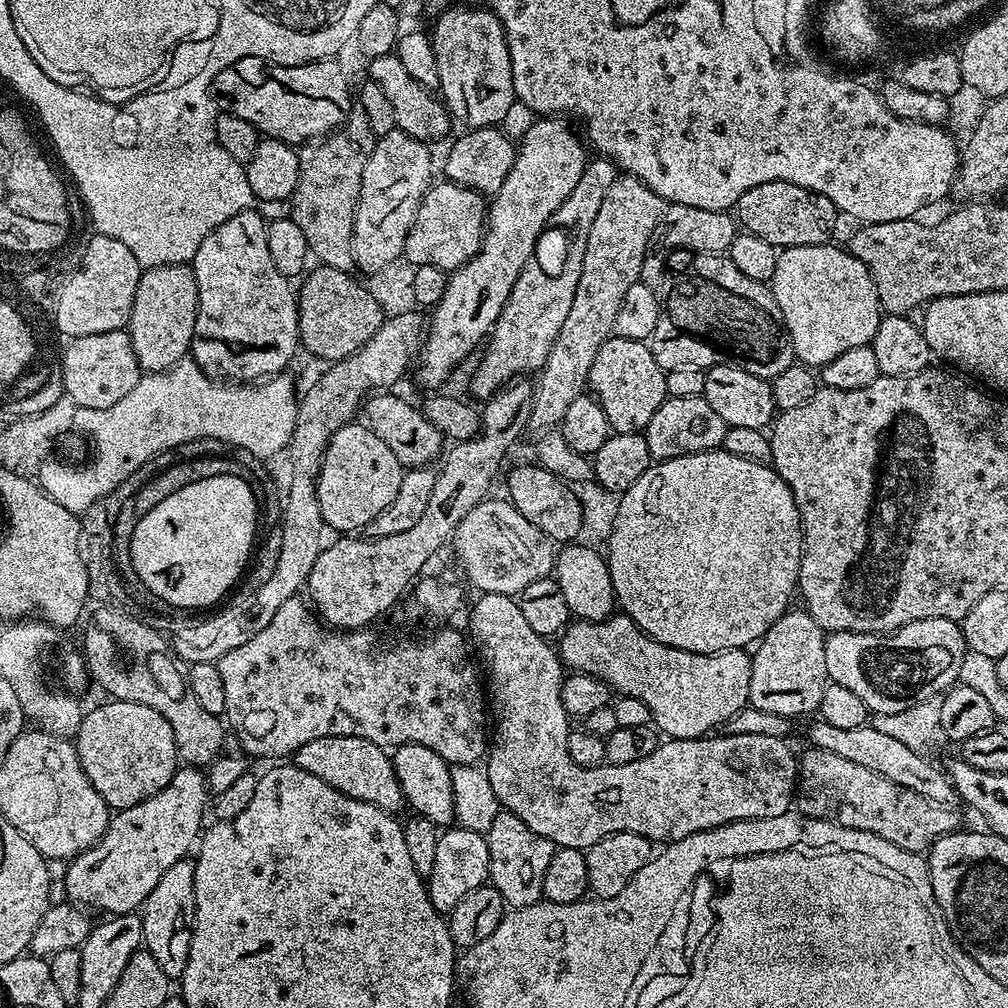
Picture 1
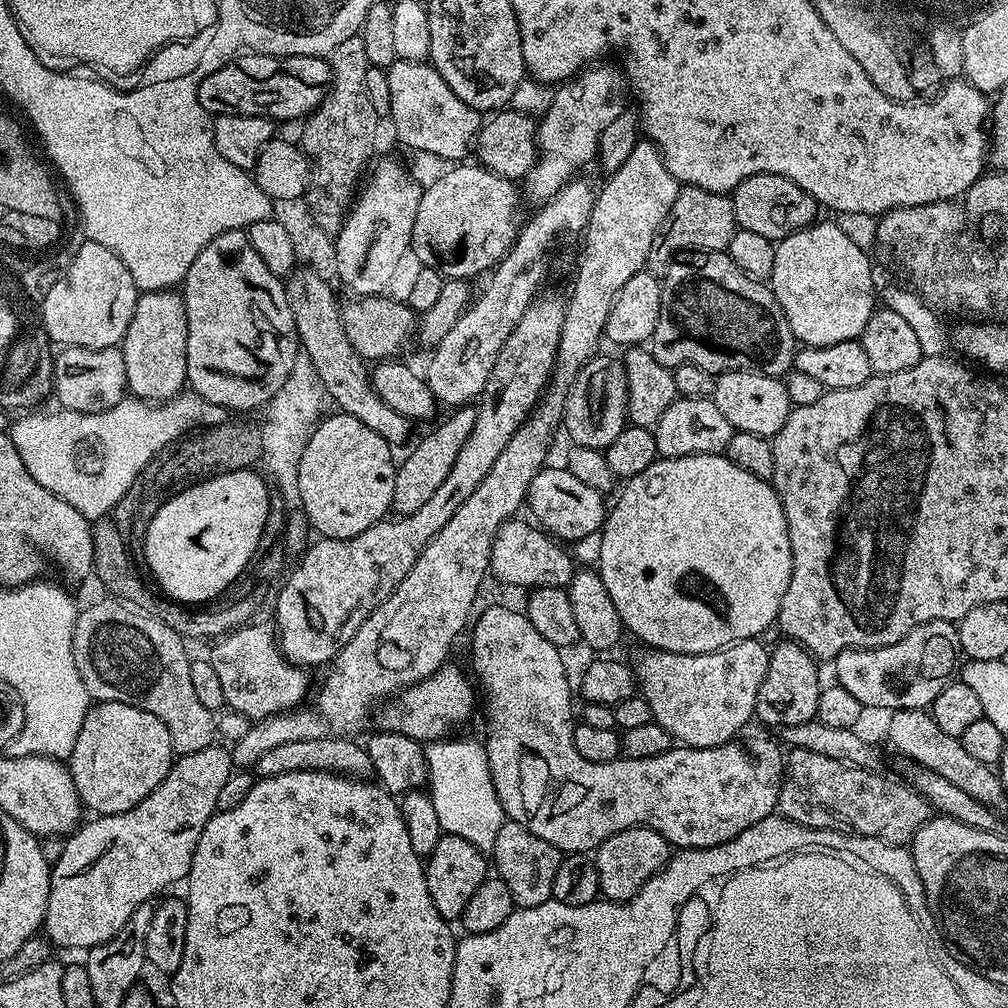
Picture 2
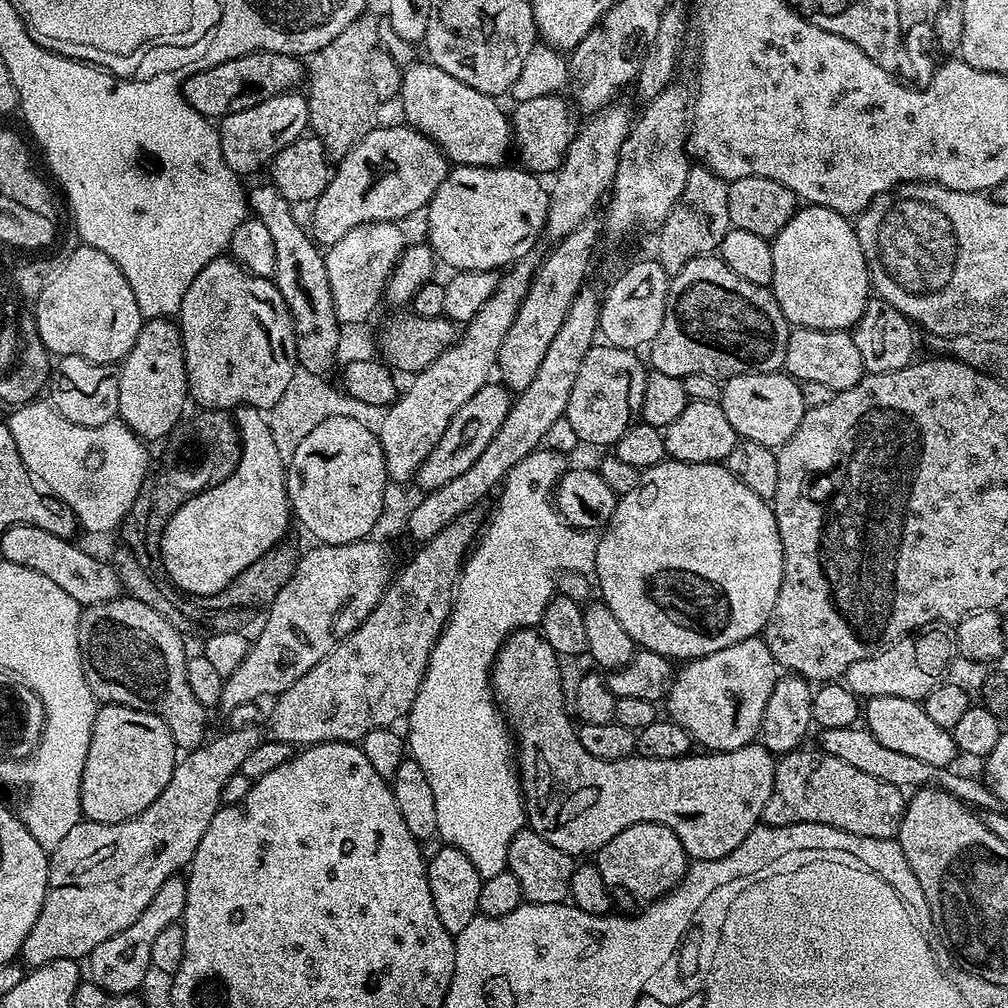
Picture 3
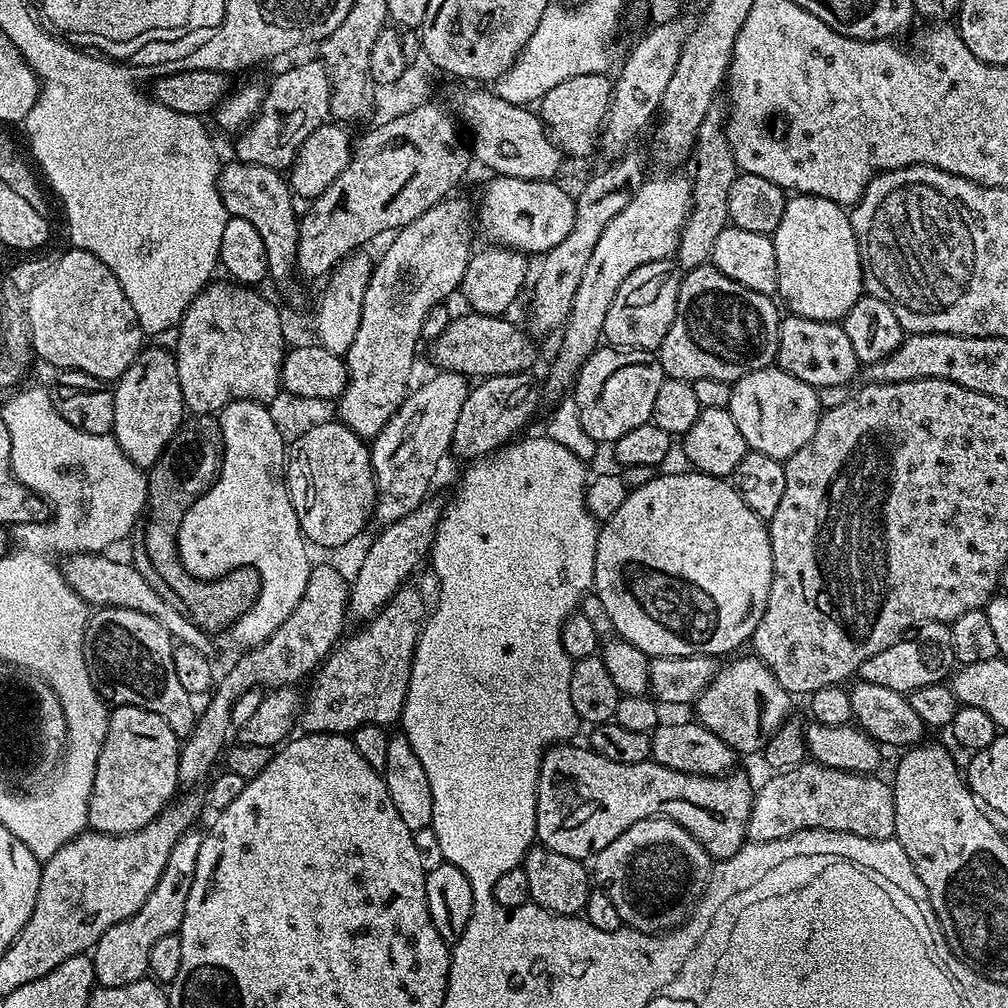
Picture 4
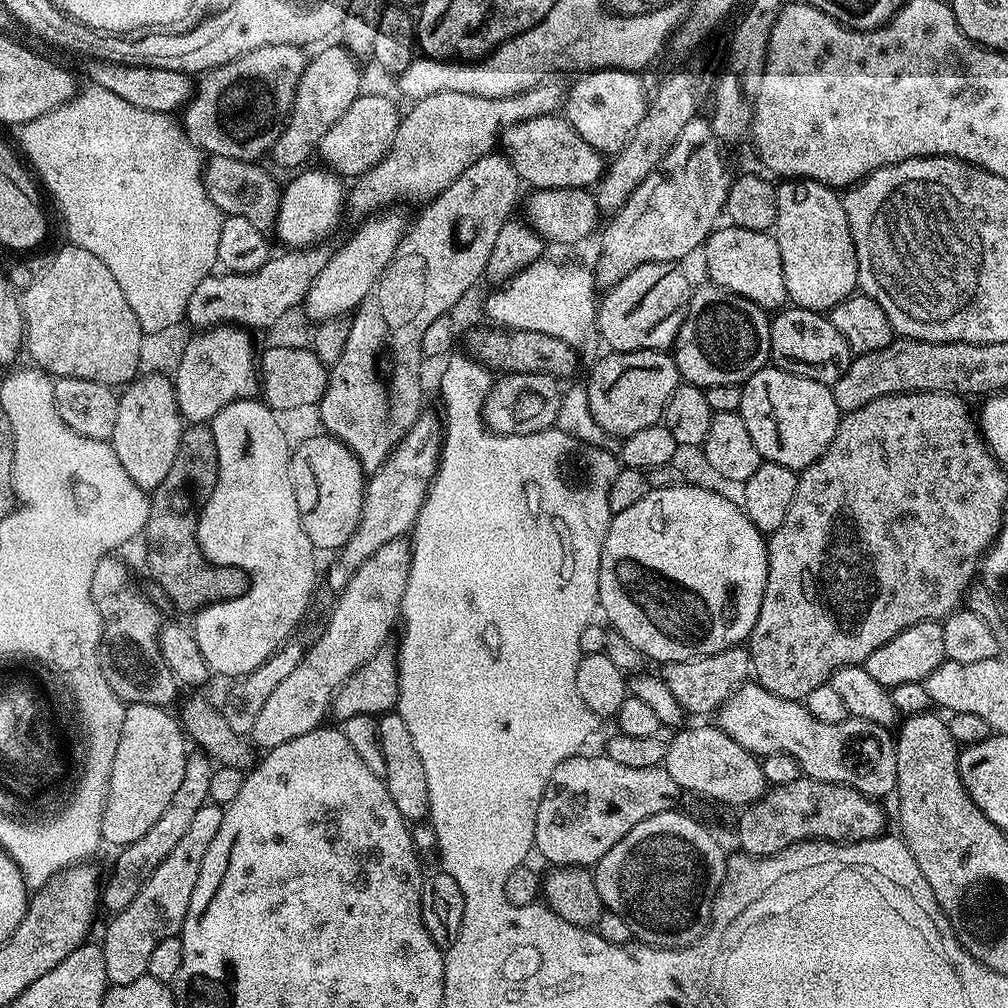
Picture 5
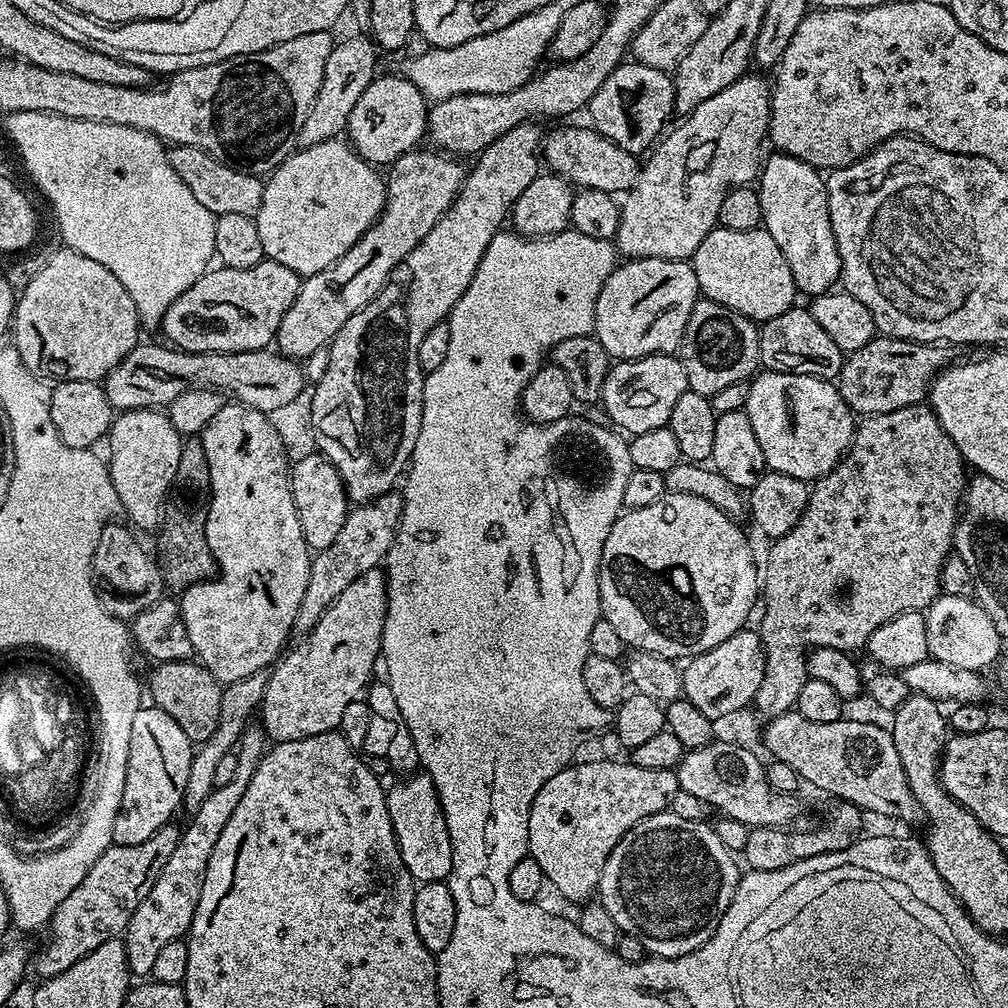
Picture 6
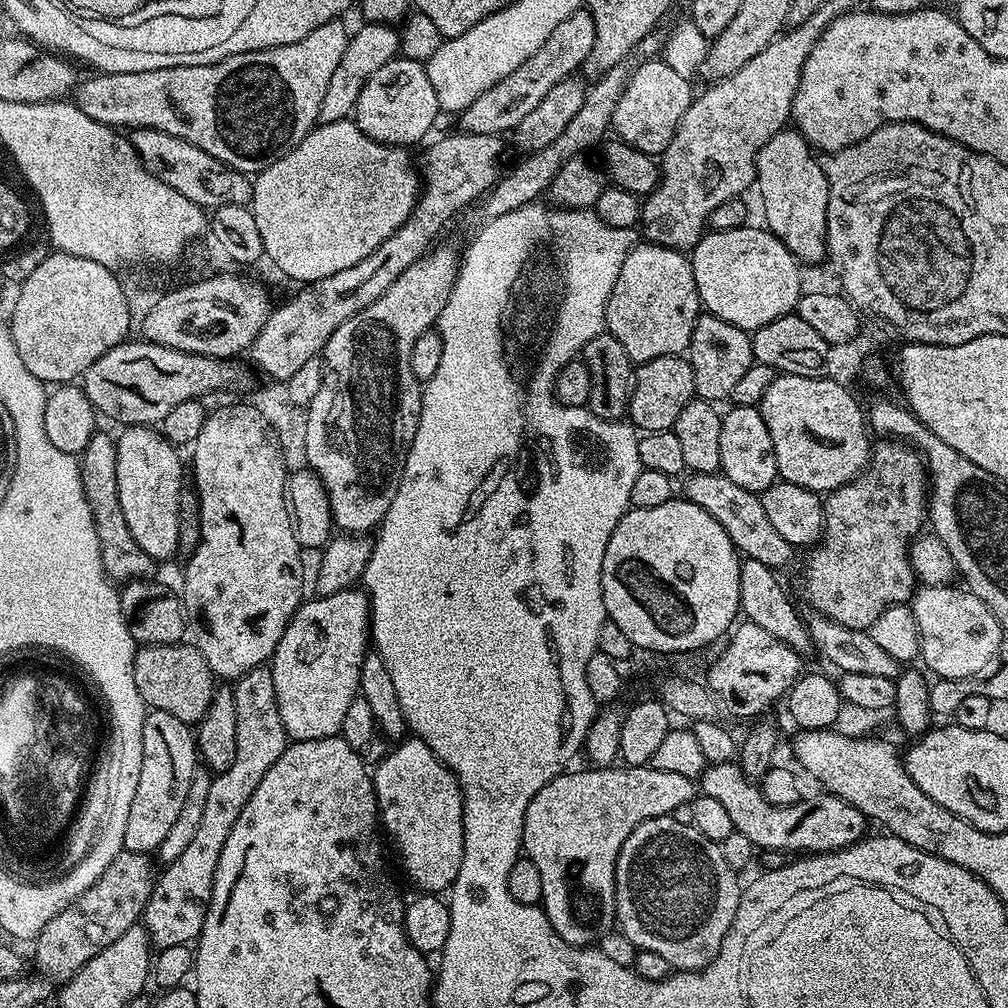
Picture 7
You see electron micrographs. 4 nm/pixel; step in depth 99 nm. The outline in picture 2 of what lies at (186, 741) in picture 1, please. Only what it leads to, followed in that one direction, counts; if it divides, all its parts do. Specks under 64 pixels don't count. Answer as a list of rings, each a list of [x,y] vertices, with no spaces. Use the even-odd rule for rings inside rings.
[[[103,598],[89,608],[81,607],[76,614],[76,625],[72,631],[72,649],[74,650],[74,666],[78,666],[78,674],[86,686],[89,697],[99,702],[122,702],[126,706],[138,706],[138,710],[146,710],[154,714],[154,718],[162,718],[166,730],[170,730],[172,751],[177,757],[186,754],[198,754],[198,750],[213,747],[217,739],[217,713],[206,710],[202,701],[194,691],[190,678],[192,660],[184,649],[185,641],[164,621],[139,612],[137,608],[123,604],[121,600]]]

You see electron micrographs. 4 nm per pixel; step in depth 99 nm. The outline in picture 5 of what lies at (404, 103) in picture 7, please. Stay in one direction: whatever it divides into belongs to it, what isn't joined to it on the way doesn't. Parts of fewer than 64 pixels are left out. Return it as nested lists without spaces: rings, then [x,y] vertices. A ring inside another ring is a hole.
[[[361,94],[322,134],[322,142],[318,149],[318,160],[325,169],[331,170],[341,178],[359,178],[369,172],[382,160],[390,148],[390,142],[394,142],[394,134],[400,125],[401,109],[396,109],[396,104],[388,96],[368,96]]]

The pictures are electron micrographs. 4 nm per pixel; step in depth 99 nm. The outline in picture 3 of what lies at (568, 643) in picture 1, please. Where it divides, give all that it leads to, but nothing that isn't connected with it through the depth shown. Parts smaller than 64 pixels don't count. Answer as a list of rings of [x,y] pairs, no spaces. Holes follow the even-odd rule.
[[[751,636],[714,654],[698,656],[683,665],[668,687],[667,715],[686,730],[701,749],[729,752],[759,737],[762,714],[778,679],[778,665],[760,636]]]

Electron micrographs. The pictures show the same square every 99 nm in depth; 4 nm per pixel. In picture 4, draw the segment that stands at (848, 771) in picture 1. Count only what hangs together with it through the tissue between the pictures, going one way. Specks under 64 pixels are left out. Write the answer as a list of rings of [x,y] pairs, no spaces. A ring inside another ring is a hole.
[[[805,762],[794,766],[793,768],[786,768],[772,774],[772,777],[765,782],[764,785],[759,785],[758,791],[752,798],[752,809],[750,810],[750,818],[748,819],[748,834],[747,839],[753,844],[761,844],[762,842],[774,842],[778,838],[786,838],[795,832],[802,830],[810,830],[817,828],[818,830],[830,830],[831,832],[845,832],[846,834],[854,834],[862,838],[870,838],[871,840],[890,840],[895,837],[894,830],[894,794],[892,793],[891,783],[887,779],[879,780],[879,775],[865,774],[863,772],[847,772],[846,770],[834,770],[830,766],[822,766],[815,762]]]

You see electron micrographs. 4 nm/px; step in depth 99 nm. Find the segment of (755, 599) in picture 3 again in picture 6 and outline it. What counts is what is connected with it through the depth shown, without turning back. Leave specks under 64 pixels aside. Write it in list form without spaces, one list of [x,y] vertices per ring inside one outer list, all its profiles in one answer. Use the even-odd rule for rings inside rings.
[[[665,492],[658,502],[641,508],[629,508],[617,516],[610,534],[606,538],[606,546],[602,546],[600,559],[600,611],[602,618],[614,626],[614,630],[622,637],[622,642],[629,649],[638,652],[649,652],[652,655],[664,656],[675,662],[691,658],[726,642],[735,632],[741,631],[752,612],[752,607],[758,604],[758,560],[752,557],[752,548],[744,537],[741,525],[730,519],[718,506],[706,502],[706,498],[694,498],[694,494],[670,494]]]

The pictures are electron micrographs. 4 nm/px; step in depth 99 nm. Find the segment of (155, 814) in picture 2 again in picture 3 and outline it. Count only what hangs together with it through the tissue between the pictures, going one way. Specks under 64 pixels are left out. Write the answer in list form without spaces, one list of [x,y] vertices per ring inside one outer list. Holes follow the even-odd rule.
[[[256,726],[251,728],[228,728],[224,730],[221,736],[214,737],[215,735],[213,735],[211,739],[201,744],[200,747],[191,749],[185,755],[188,756],[185,760],[183,757],[177,763],[174,774],[170,774],[170,782],[166,782],[166,790],[162,790],[162,794],[158,794],[158,798],[154,798],[154,802],[150,802],[150,806],[146,806],[146,810],[142,810],[142,814],[138,814],[129,820],[114,822],[113,824],[103,824],[102,822],[81,819],[80,823],[74,826],[74,830],[70,830],[70,834],[66,834],[66,838],[62,838],[62,842],[58,842],[58,846],[51,849],[48,862],[46,898],[42,902],[42,910],[38,914],[38,922],[34,922],[34,926],[30,926],[30,934],[26,934],[26,942],[20,947],[20,956],[29,969],[42,966],[46,962],[54,962],[58,958],[66,958],[67,960],[75,960],[77,962],[83,961],[92,953],[94,946],[102,946],[102,942],[106,942],[106,938],[114,938],[114,934],[126,930],[126,926],[130,926],[130,922],[134,922],[134,918],[138,918],[138,914],[142,914],[142,910],[146,910],[146,906],[150,906],[150,898],[154,898],[154,894],[158,894],[158,890],[162,886],[162,882],[166,882],[166,878],[183,873],[191,865],[194,854],[198,850],[198,842],[202,842],[202,834],[206,834],[206,826],[210,826],[214,814],[222,806],[220,803],[222,786],[226,786],[226,781],[234,773],[240,771],[244,759],[262,742],[262,732],[260,736],[258,729],[259,727]]]

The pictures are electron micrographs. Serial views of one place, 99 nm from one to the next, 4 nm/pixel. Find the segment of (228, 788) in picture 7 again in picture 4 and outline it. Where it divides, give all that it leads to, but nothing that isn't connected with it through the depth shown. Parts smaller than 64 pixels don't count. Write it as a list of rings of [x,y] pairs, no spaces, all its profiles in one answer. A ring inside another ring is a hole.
[[[189,830],[174,842],[174,850],[170,850],[170,858],[166,861],[166,870],[158,878],[158,886],[142,902],[142,906],[130,918],[118,922],[118,926],[110,926],[102,938],[98,938],[96,947],[90,955],[96,983],[101,988],[110,986],[126,986],[135,980],[143,980],[149,975],[150,946],[158,942],[158,938],[177,935],[182,926],[182,918],[186,914],[186,898],[190,898],[190,886],[194,886],[194,870],[198,867],[198,850],[202,850],[204,832]]]

